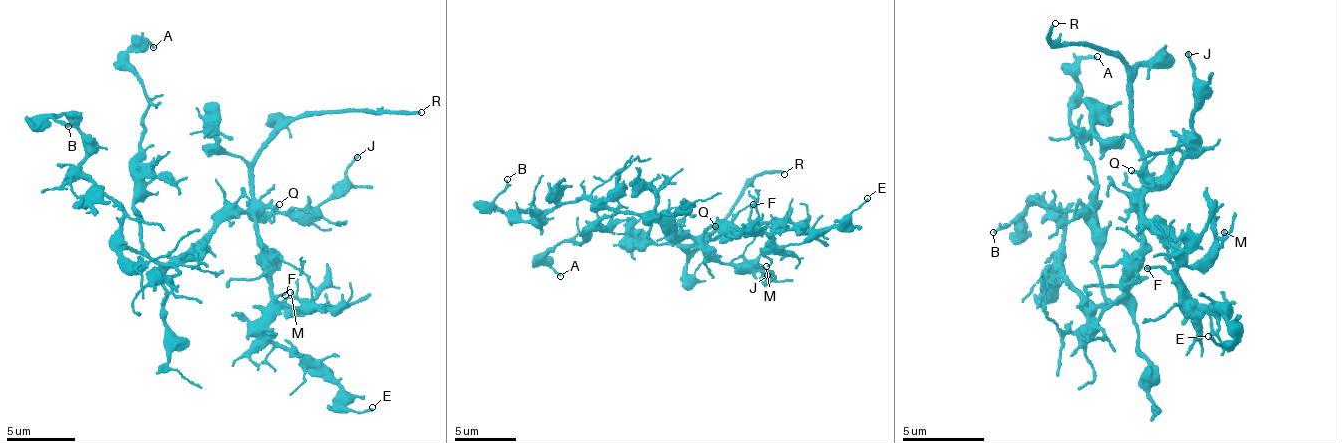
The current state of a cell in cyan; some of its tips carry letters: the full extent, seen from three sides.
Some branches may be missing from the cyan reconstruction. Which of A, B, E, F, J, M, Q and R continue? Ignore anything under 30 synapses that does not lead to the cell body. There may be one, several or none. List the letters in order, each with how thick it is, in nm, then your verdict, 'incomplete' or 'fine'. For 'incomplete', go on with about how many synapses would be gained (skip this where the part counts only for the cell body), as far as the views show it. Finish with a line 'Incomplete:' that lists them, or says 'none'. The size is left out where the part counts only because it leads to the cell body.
A: 160 nm | fine
B: 200 nm | fine
E: 160 nm | fine
F: 150 nm | fine
J: 160 nm | fine
M: 160 nm | fine
Q: 170 nm | fine
R: 200 nm | incomplete
Incomplete: R

